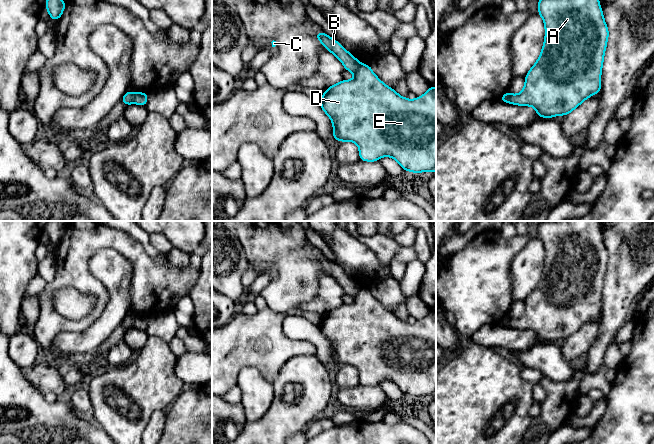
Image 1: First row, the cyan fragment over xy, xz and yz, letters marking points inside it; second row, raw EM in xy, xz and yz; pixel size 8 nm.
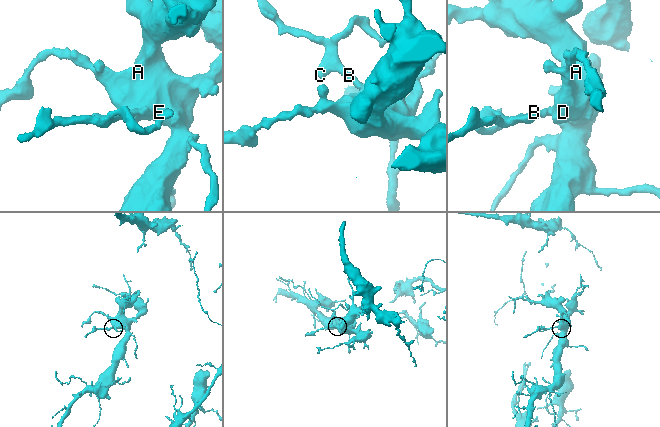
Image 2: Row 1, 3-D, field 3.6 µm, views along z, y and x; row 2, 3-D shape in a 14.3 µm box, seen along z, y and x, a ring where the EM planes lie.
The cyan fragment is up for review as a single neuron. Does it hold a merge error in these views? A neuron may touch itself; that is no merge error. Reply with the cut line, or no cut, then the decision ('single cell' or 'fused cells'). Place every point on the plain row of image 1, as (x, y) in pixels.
xy (135, 316), (133, 326) | fused cells

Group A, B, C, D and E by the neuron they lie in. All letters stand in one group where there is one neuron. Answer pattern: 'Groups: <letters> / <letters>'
Groups: A D E / B C

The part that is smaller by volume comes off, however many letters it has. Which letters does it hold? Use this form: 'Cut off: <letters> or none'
Cut off: B, C

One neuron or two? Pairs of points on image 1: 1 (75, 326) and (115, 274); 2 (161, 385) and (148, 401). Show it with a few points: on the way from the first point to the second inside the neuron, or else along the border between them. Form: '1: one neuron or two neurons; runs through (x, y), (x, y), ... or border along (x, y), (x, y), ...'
1: two neurons; border along (90, 268), (108, 293), (103, 310)
2: one neuron; runs through (157, 389), (149, 397)

